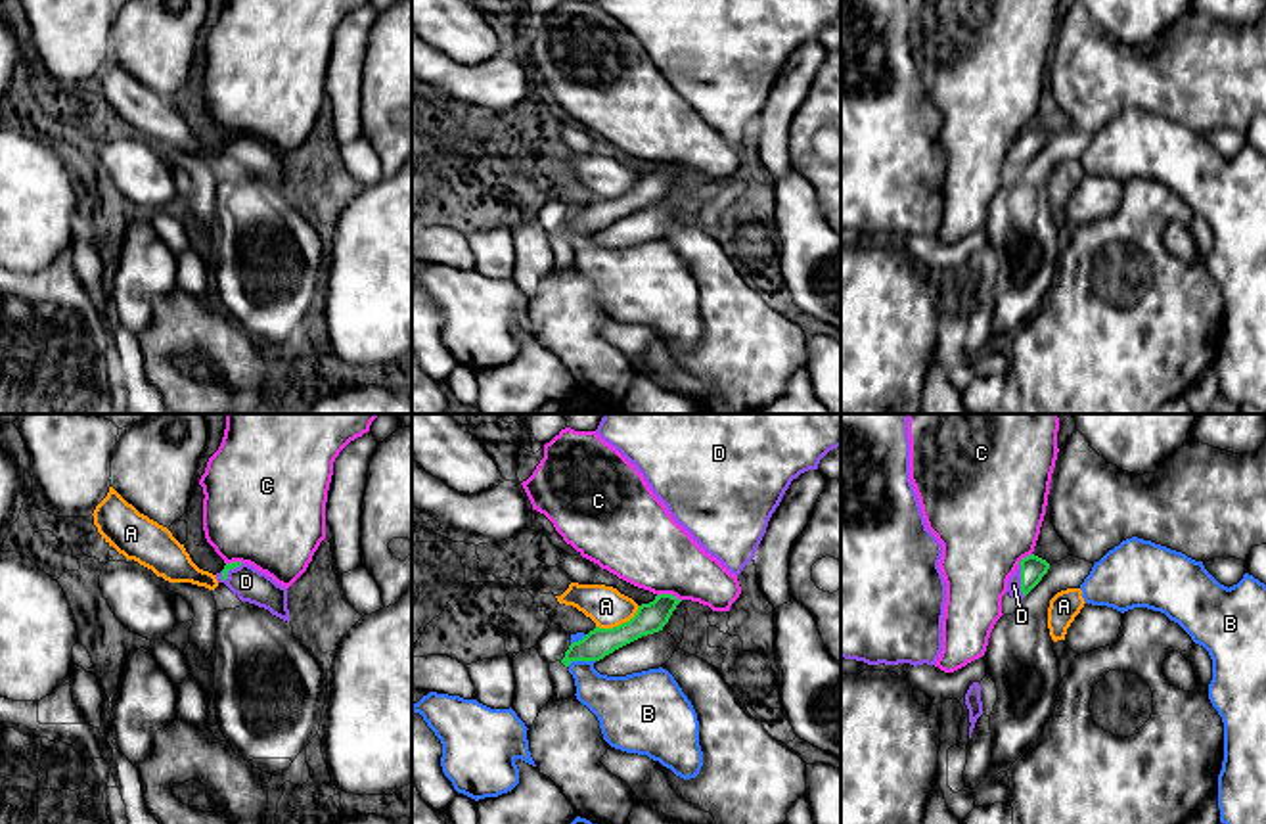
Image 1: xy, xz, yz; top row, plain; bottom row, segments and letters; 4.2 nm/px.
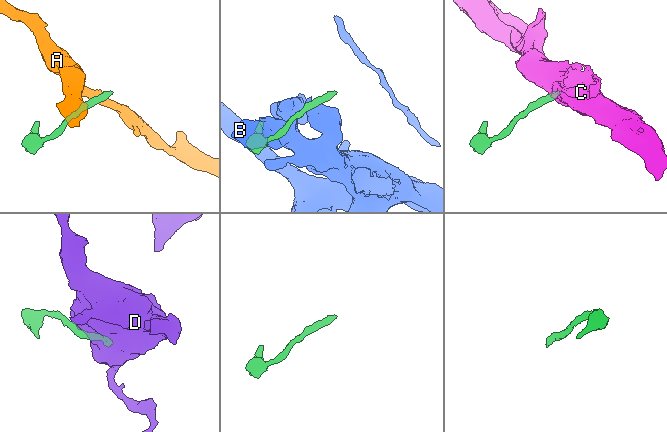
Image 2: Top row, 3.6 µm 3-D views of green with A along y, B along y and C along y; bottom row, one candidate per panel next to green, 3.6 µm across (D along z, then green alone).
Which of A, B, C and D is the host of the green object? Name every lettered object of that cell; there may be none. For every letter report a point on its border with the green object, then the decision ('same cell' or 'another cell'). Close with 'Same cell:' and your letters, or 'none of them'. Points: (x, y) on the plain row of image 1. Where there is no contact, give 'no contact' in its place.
A: xz (619, 196) | another cell
B: xz (581, 230) | another cell
C: xz (669, 165) | another cell
D: yz (1021, 152) | same cell
Same cell: D

